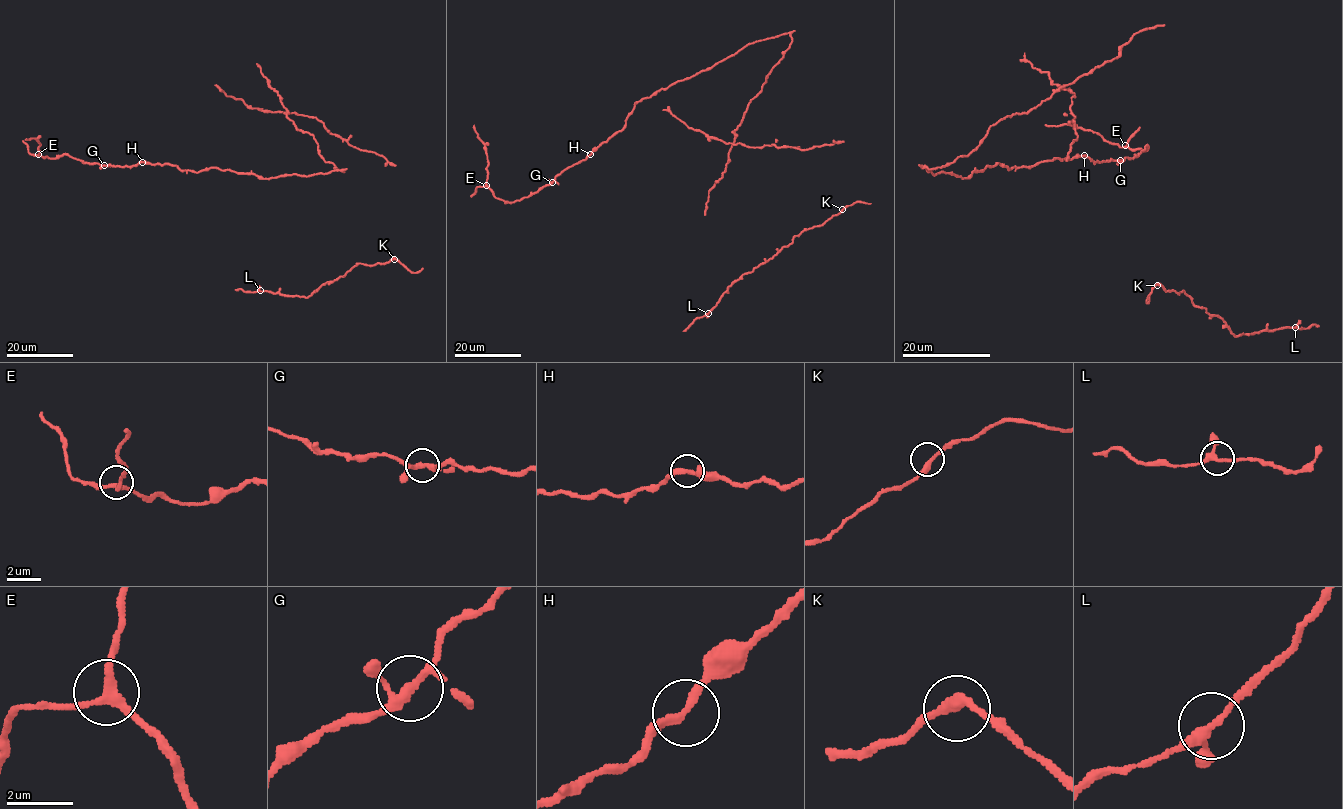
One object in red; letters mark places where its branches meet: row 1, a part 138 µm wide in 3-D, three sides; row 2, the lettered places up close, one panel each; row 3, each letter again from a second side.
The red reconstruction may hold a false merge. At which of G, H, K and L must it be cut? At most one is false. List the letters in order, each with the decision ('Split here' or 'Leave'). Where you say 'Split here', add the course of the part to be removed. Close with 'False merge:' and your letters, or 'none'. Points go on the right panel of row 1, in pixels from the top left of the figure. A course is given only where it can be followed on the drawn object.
G: Split here. Course of the part to remove: (1120, 160), (1136, 156), (1147, 145), (1143, 151), (1125, 148), (1109, 143), (1095, 132), (1067, 124), (1045, 124)
H: Leave
K: Leave
L: Leave
False merge: G

